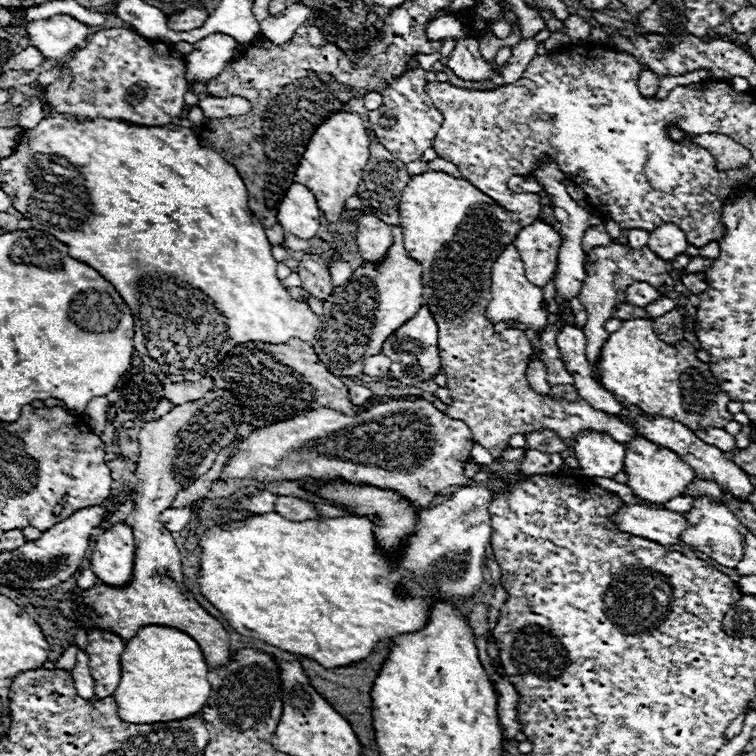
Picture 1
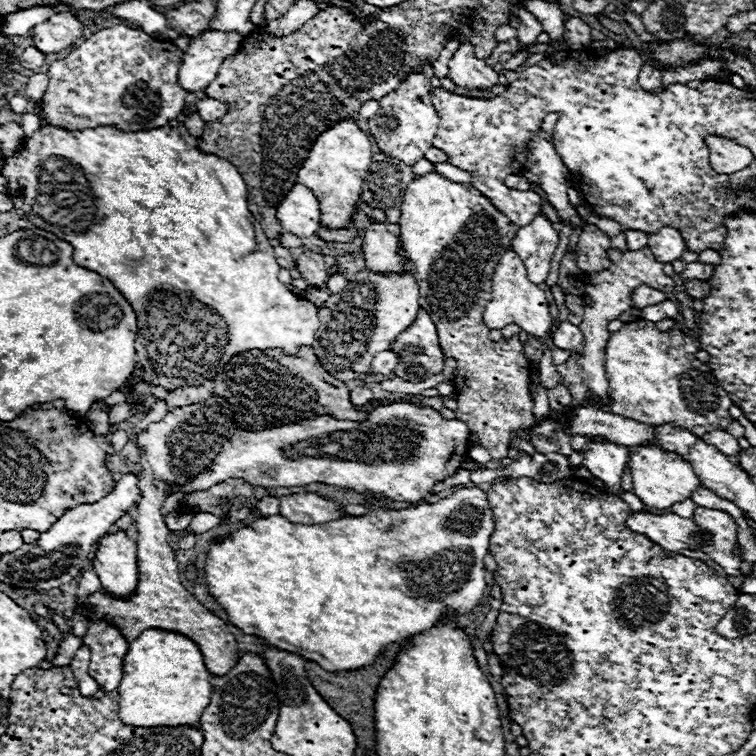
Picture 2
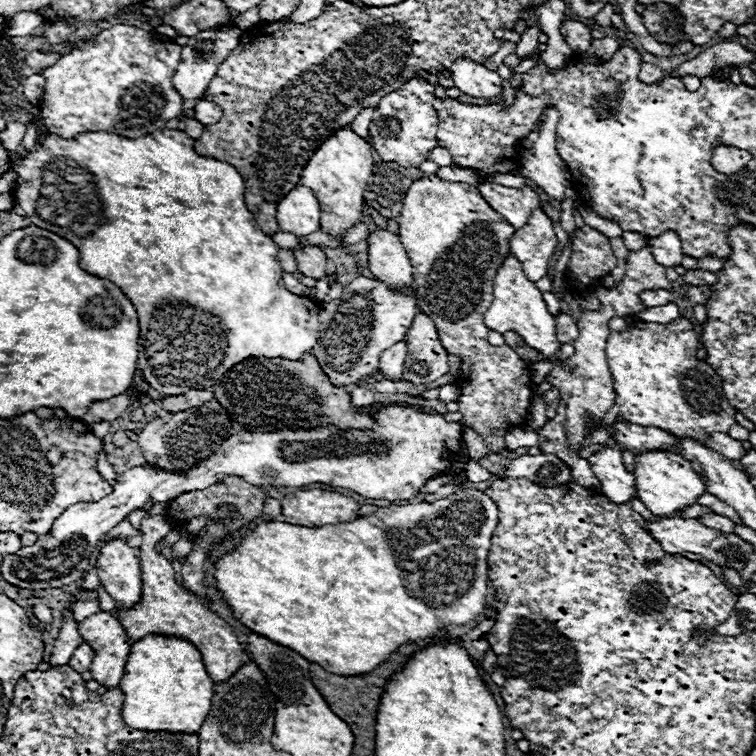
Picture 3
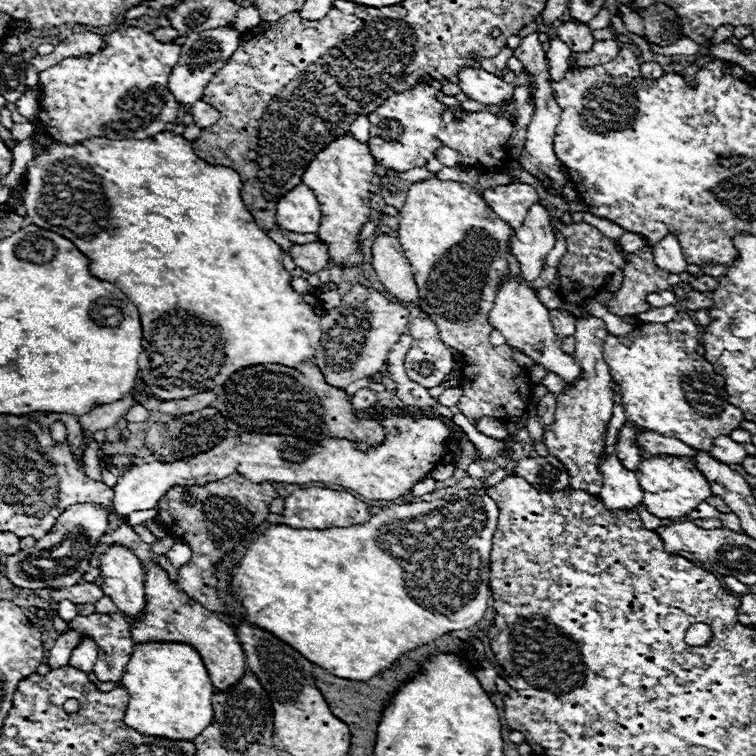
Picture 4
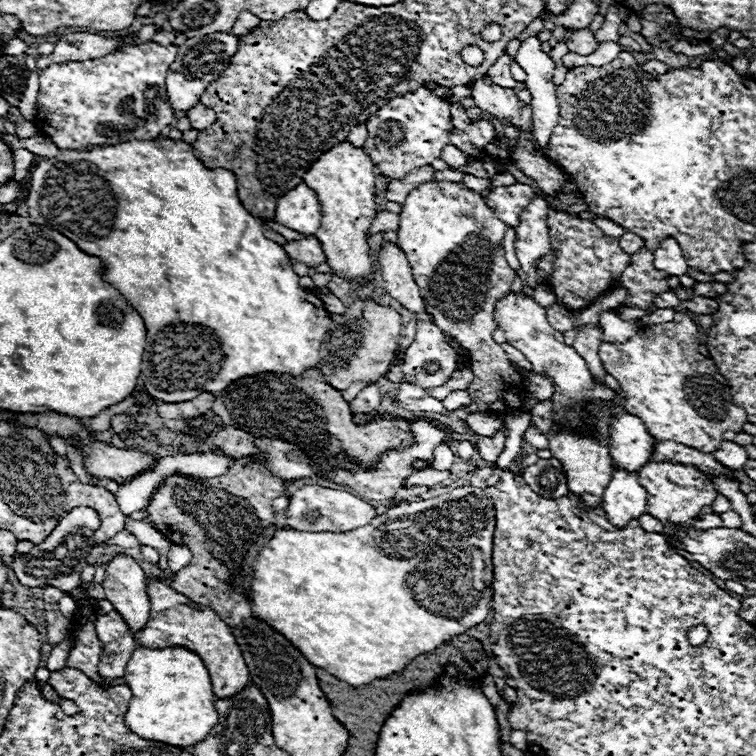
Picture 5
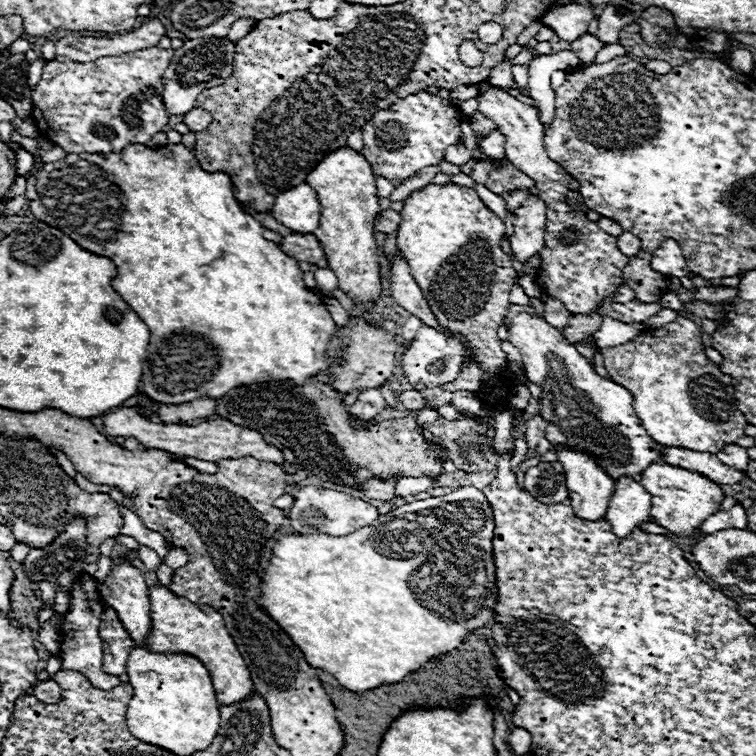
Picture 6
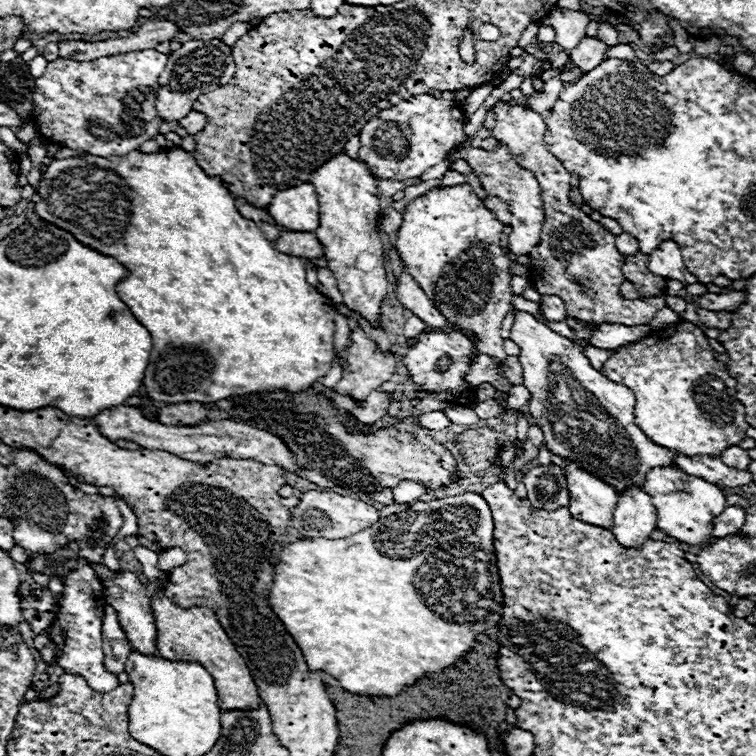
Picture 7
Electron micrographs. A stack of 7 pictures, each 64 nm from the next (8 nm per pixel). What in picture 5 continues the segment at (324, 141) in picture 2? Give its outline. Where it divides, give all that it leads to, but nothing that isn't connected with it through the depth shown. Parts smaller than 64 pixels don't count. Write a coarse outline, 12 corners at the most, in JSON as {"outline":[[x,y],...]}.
{"outline":[[350,142],[304,184],[322,206],[316,238],[330,268],[368,280],[374,162]]}

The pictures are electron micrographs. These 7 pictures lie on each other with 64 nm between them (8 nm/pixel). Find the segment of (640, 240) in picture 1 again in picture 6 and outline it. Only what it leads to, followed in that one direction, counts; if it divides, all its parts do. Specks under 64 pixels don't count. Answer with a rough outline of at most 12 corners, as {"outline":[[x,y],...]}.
{"outline":[[624,232],[618,236],[620,252],[636,256],[640,252],[640,238]]}

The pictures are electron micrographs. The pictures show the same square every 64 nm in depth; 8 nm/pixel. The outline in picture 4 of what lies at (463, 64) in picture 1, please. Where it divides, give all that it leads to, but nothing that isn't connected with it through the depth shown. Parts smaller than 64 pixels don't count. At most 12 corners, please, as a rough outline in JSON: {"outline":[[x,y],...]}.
{"outline":[[464,66],[458,86],[468,98],[498,106],[512,84],[484,68]]}

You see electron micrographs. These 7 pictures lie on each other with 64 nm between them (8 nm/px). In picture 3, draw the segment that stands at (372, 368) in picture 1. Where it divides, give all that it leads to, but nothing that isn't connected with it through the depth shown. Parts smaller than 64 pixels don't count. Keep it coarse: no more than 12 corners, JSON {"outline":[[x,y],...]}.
{"outline":[[396,342],[380,354],[378,370],[388,380],[402,378],[406,346]]}

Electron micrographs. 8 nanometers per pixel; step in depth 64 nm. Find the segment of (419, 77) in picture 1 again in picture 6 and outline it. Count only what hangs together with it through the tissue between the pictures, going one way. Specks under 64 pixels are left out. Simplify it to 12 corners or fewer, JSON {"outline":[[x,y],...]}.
{"outline":[[426,90],[362,130],[374,174],[404,180],[462,136],[456,106]]}

